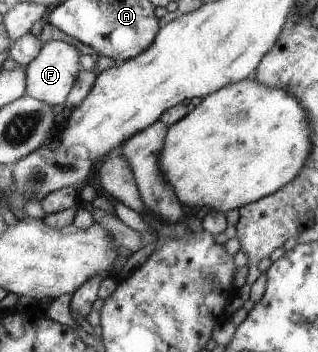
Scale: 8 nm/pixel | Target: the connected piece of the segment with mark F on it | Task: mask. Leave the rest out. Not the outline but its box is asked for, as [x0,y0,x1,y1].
[27,40,80,106]

